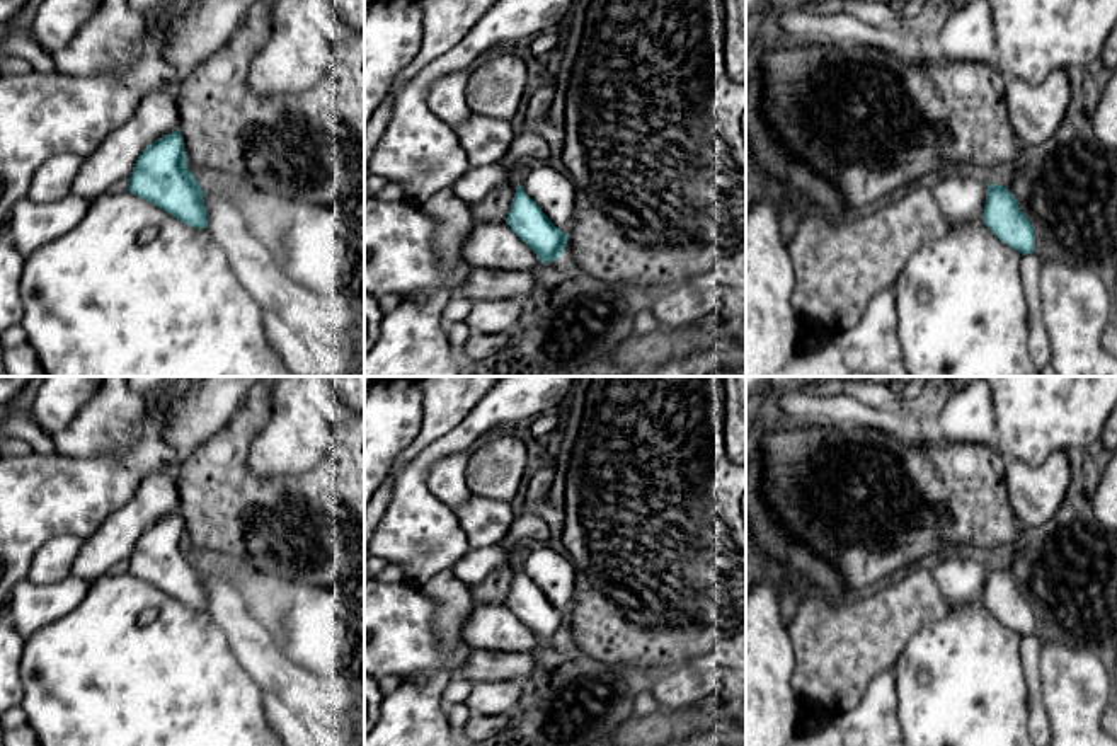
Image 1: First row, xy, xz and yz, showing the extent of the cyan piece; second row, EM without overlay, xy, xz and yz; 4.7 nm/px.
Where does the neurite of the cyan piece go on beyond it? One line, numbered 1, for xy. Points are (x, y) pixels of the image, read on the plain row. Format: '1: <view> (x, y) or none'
1: none

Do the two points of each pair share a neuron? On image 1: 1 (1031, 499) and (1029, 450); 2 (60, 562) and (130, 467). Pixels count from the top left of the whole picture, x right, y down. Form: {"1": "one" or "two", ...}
{"1": "two", "2": "two"}

